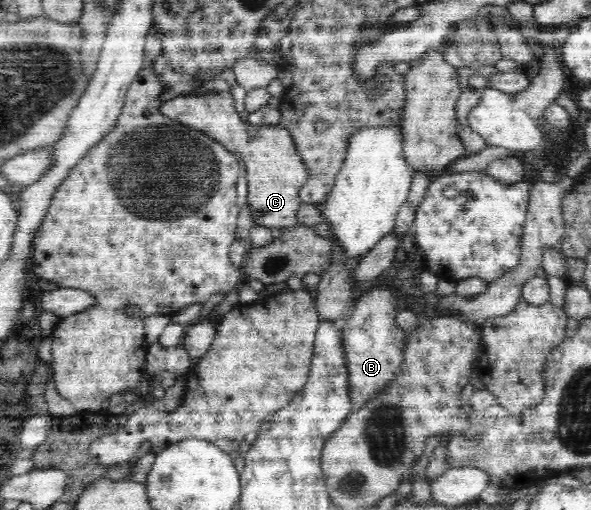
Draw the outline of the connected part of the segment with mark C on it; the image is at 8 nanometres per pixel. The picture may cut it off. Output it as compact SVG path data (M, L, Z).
M219 92L209 96L178 96L163 102L159 111L163 115L190 126L193 130L204 132L211 138L220 142L229 152L235 153L243 158L246 168L246 179L248 180L248 202L252 214L253 224L266 226L267 228L288 229L299 224L297 213L302 203L299 198L301 187L309 176L301 155L297 152L291 133L281 125L261 125L255 127L249 122L241 121L239 112L233 108L233 95L230 92Z

